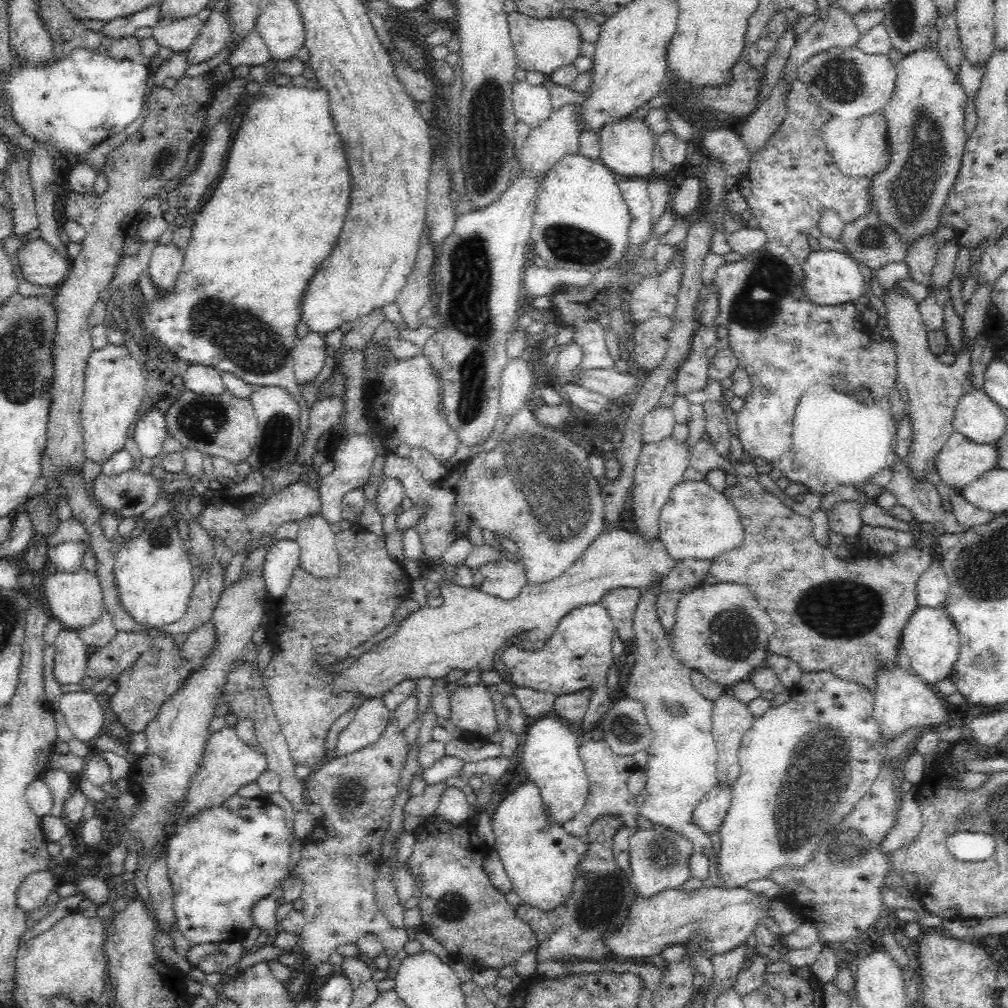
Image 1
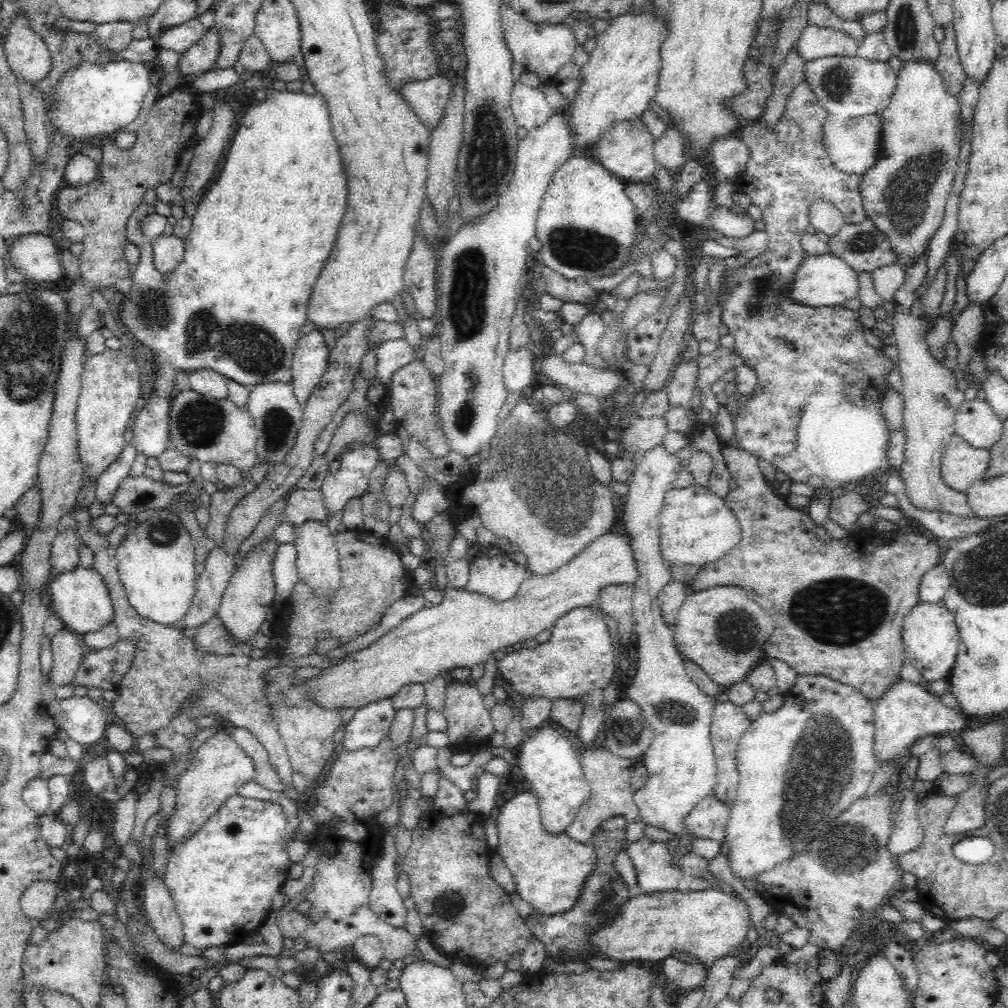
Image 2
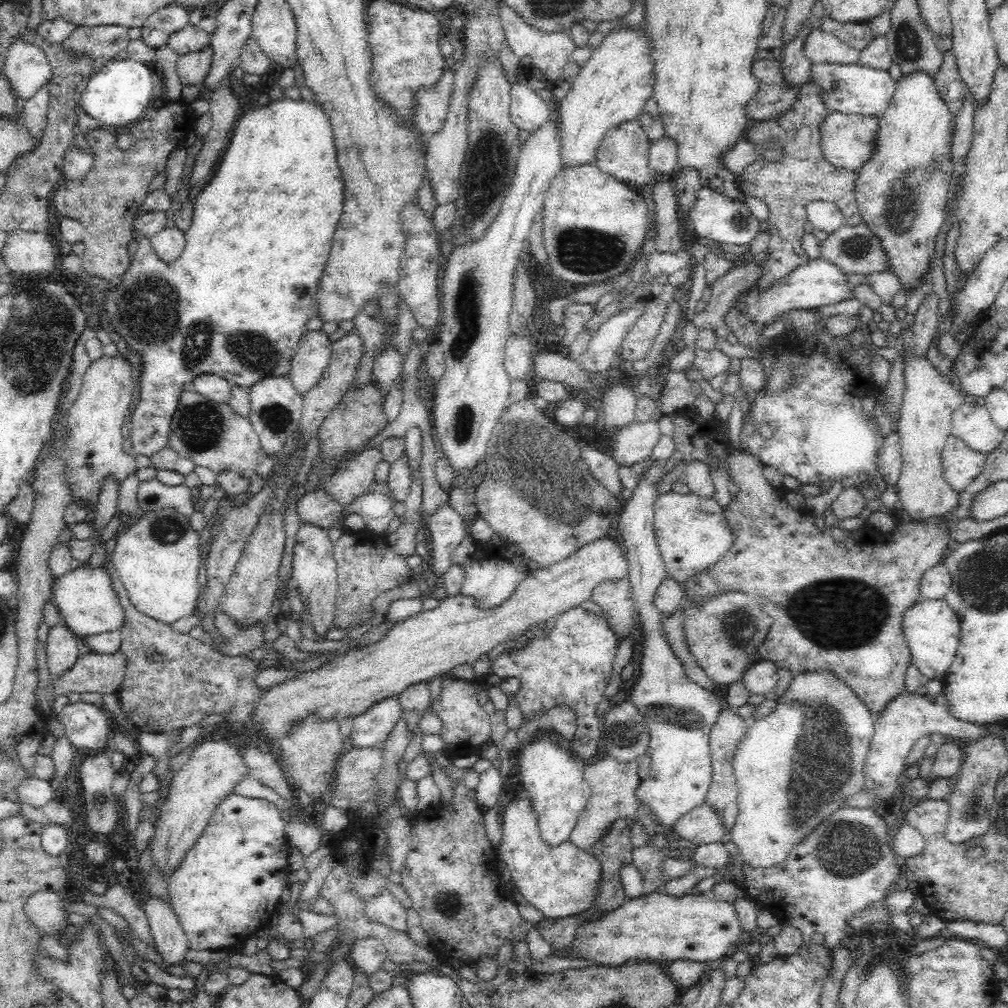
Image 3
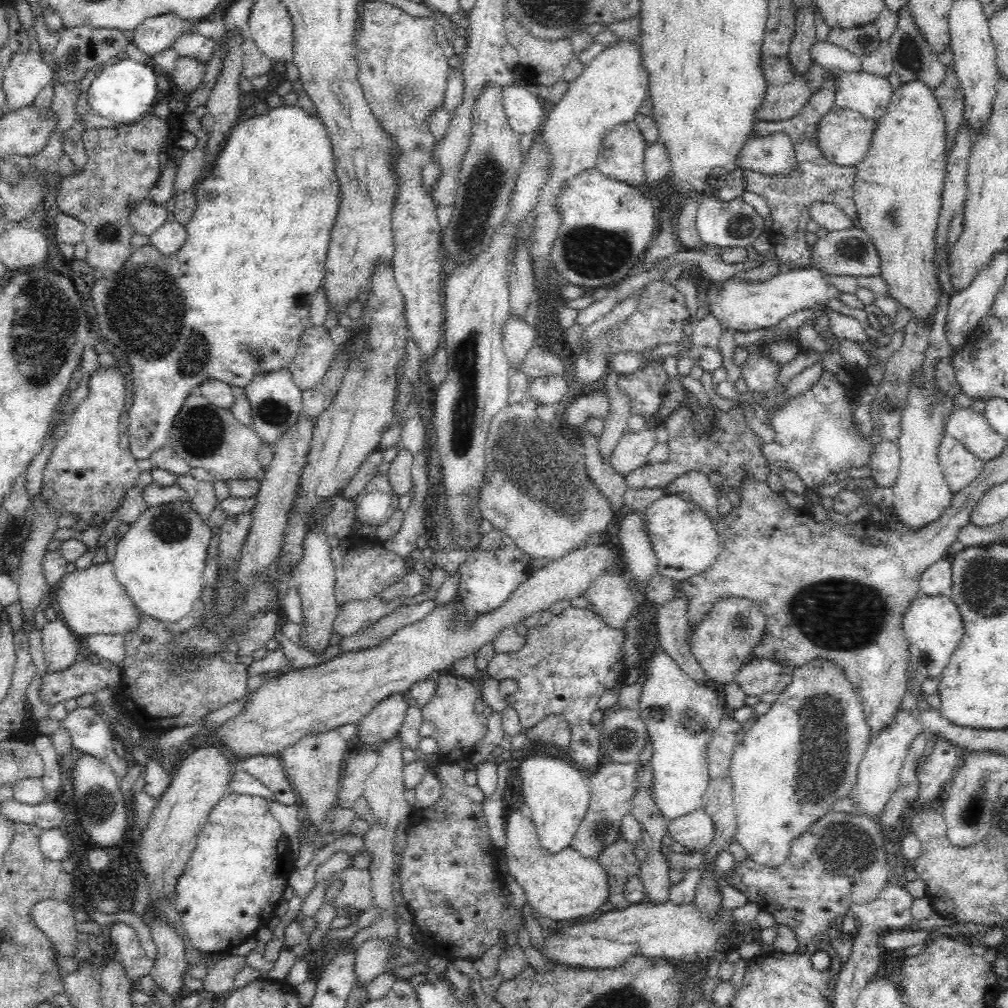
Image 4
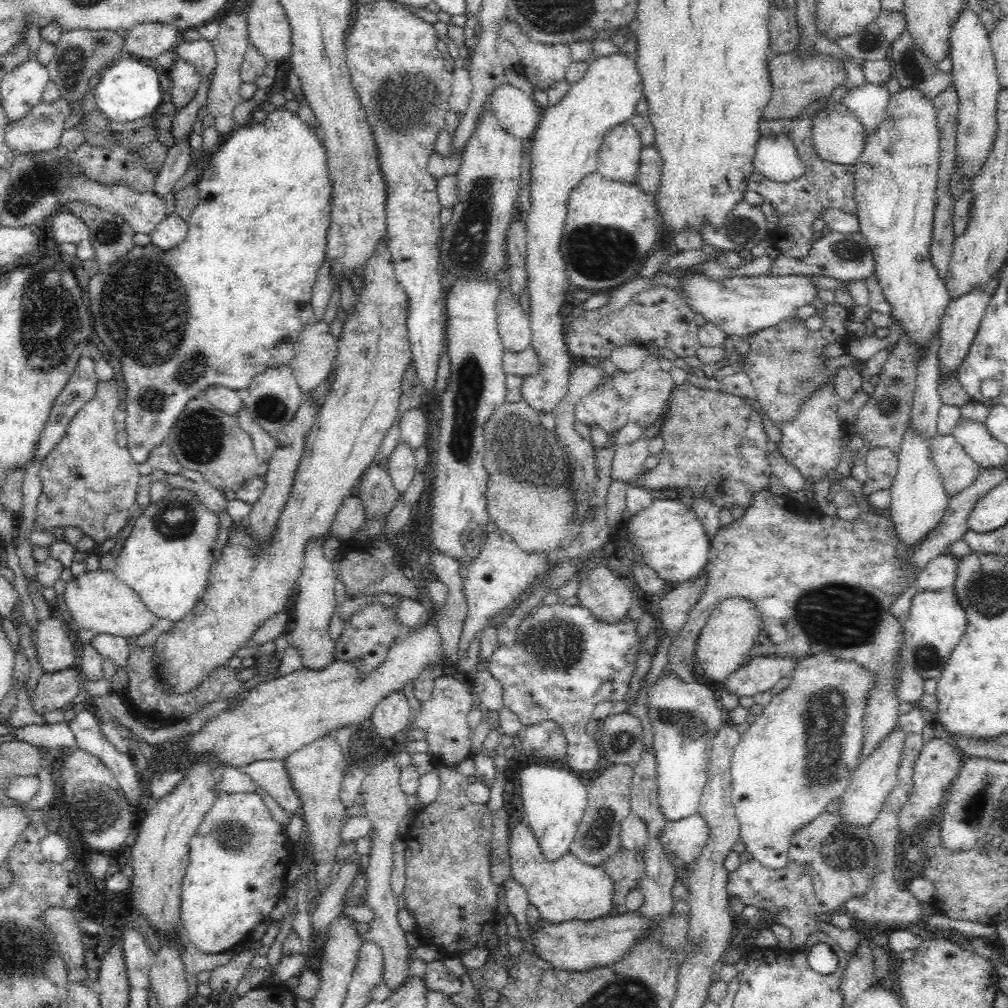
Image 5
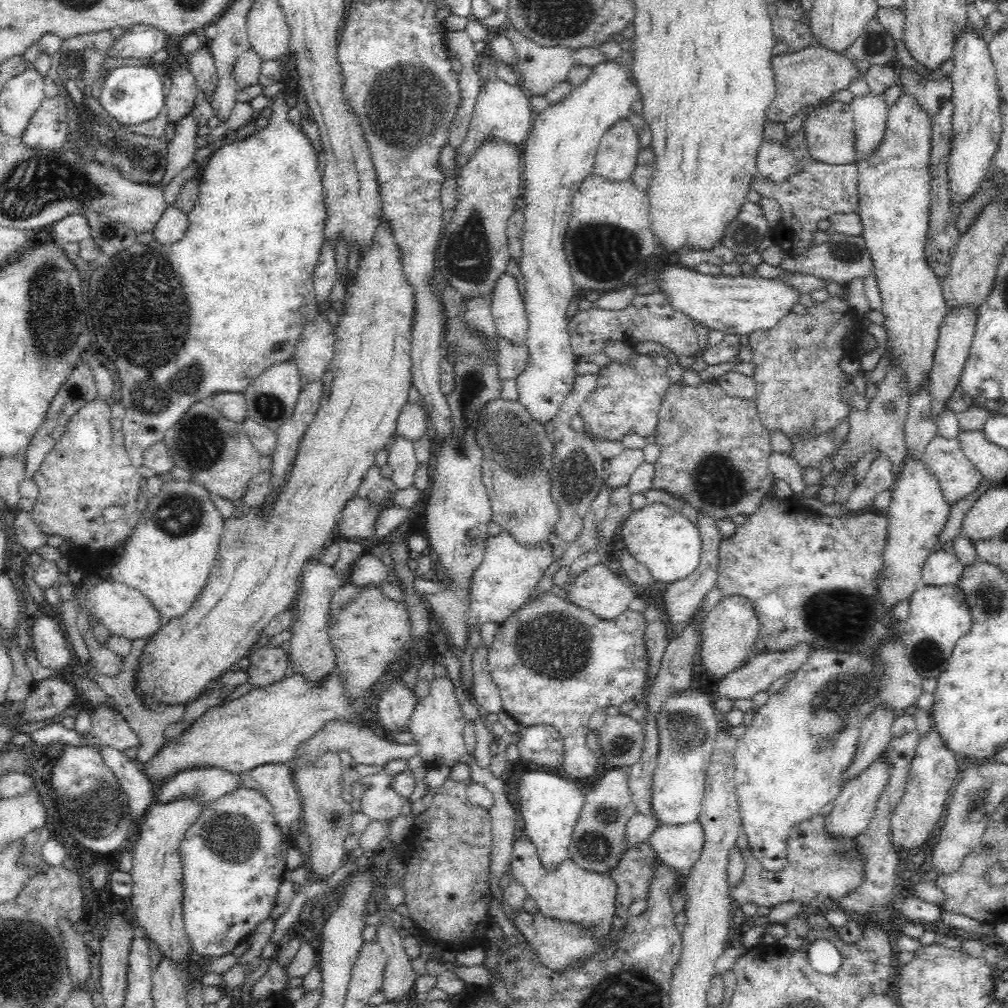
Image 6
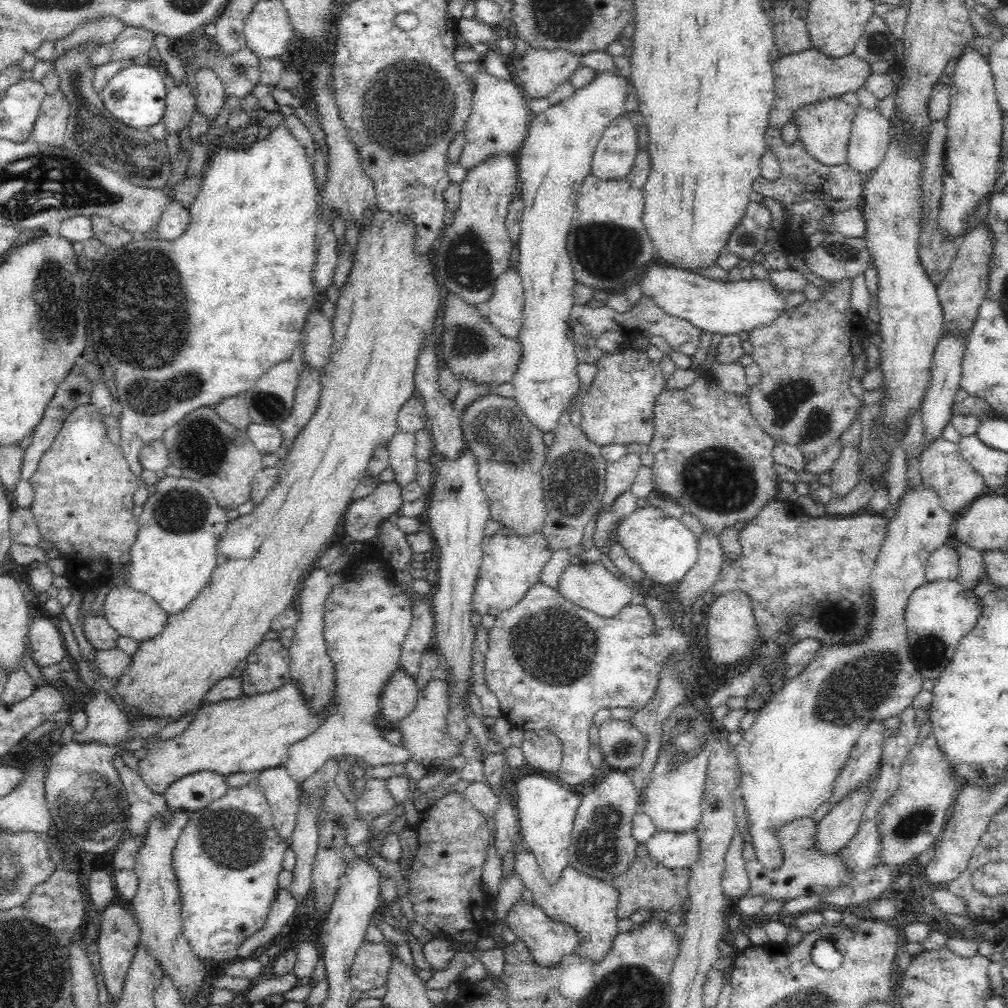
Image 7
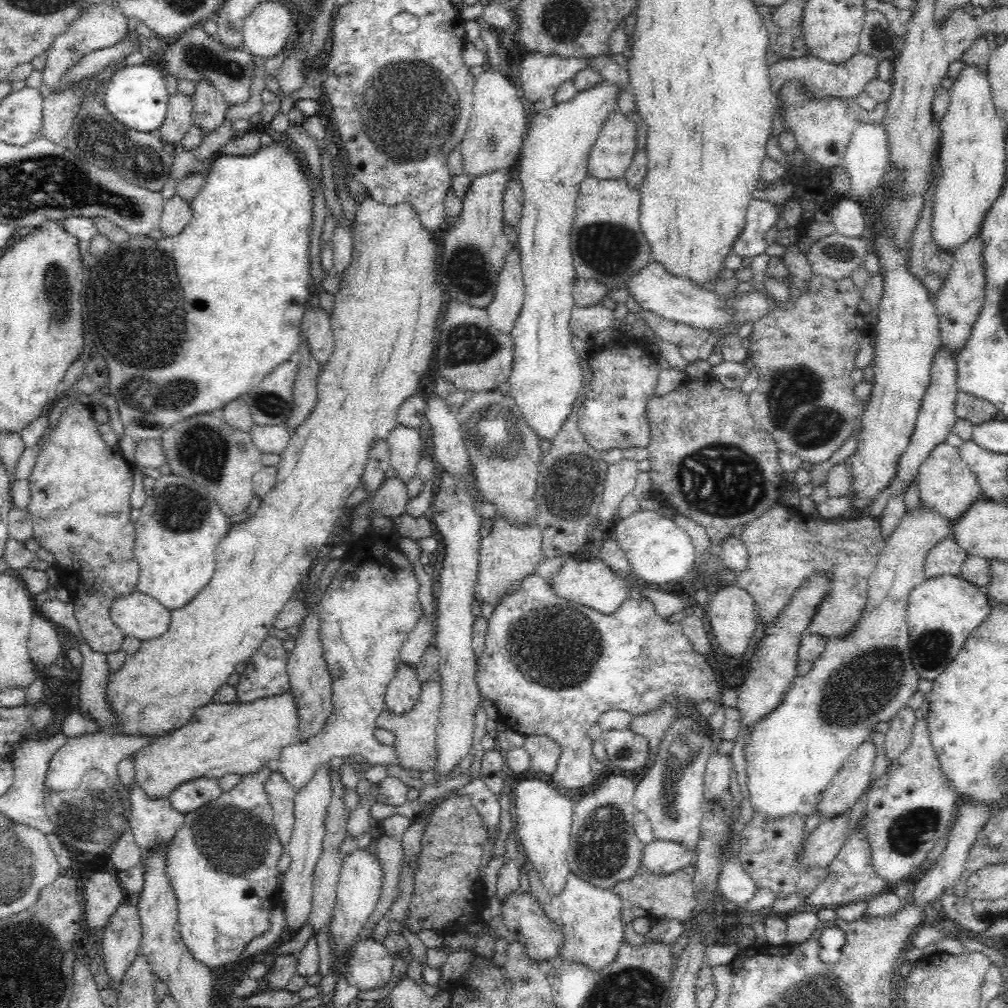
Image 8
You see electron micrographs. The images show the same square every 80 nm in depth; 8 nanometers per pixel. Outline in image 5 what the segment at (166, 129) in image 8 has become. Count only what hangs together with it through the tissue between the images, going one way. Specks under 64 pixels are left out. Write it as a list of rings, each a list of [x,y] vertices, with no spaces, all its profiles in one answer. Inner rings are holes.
[[[176,57],[174,64],[168,70],[171,81],[171,101],[181,109],[192,100],[203,76],[196,70],[192,63],[186,62],[183,58]]]

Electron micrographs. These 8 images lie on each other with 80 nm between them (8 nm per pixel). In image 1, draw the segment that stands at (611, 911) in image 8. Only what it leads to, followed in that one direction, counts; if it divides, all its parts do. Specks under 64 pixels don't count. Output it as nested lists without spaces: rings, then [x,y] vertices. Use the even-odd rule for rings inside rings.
[[[530,780],[520,782],[507,794],[491,820],[495,836],[492,848],[498,852],[511,888],[523,903],[540,911],[552,911],[562,905],[572,893],[576,866],[587,852],[585,839],[568,833],[562,822],[554,822],[549,817],[540,787]]]

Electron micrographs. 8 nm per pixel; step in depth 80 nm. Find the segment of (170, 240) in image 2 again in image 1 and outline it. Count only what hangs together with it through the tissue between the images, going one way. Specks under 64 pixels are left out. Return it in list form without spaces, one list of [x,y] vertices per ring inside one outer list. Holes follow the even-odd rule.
[[[172,243],[157,244],[150,257],[148,275],[152,285],[158,289],[158,297],[169,293],[177,283],[184,255]]]

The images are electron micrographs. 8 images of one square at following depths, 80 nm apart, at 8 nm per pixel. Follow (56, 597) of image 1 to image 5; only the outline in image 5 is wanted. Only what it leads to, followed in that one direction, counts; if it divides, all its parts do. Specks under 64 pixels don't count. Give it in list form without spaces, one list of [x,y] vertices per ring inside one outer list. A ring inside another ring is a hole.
[[[97,568],[73,576],[65,584],[64,603],[79,630],[86,629],[96,634],[112,634],[125,639],[140,637],[150,630],[156,619],[134,590],[116,578],[113,569]]]

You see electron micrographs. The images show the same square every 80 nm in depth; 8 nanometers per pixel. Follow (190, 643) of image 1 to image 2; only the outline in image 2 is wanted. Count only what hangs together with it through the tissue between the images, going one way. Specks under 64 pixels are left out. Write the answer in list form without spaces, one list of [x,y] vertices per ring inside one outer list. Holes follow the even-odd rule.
[[[218,615],[209,618],[204,624],[197,626],[194,634],[194,649],[196,651],[215,655],[232,655],[238,645],[229,636]]]

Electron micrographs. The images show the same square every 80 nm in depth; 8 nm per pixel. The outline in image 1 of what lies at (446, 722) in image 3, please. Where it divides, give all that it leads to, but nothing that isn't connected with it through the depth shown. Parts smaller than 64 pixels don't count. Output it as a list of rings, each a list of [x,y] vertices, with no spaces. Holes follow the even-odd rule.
[[[482,682],[455,688],[449,696],[451,702],[450,720],[462,730],[464,740],[489,736],[498,730],[496,706],[488,686]]]

